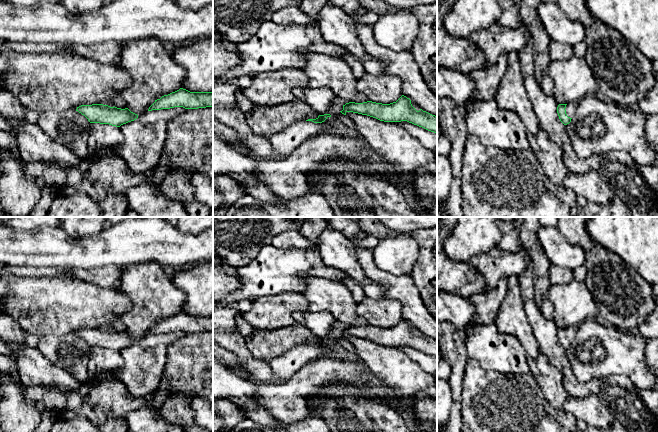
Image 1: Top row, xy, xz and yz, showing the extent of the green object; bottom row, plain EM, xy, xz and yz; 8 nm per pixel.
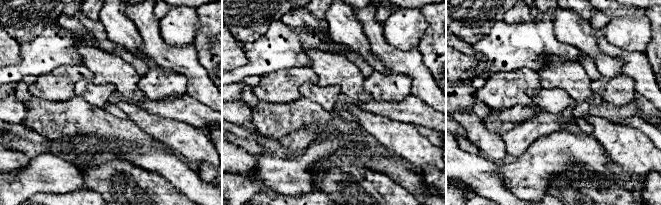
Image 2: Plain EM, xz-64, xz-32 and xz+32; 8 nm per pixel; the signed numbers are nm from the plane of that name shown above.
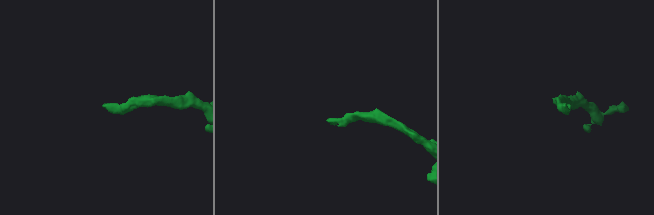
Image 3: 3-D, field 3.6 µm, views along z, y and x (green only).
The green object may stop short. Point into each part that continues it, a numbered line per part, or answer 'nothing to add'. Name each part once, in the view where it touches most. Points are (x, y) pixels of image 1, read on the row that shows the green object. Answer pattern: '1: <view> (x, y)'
1: yz (570, 108)

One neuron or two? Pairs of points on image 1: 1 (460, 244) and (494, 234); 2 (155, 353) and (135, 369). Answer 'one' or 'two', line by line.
1: one
2: one

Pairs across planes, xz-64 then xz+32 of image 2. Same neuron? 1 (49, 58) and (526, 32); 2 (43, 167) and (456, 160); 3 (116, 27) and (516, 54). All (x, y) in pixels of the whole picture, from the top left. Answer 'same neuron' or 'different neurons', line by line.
1: same neuron
2: different neurons
3: different neurons

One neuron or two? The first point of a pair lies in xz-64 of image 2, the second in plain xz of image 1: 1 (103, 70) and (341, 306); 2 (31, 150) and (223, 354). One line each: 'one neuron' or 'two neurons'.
1: one neuron
2: one neuron

